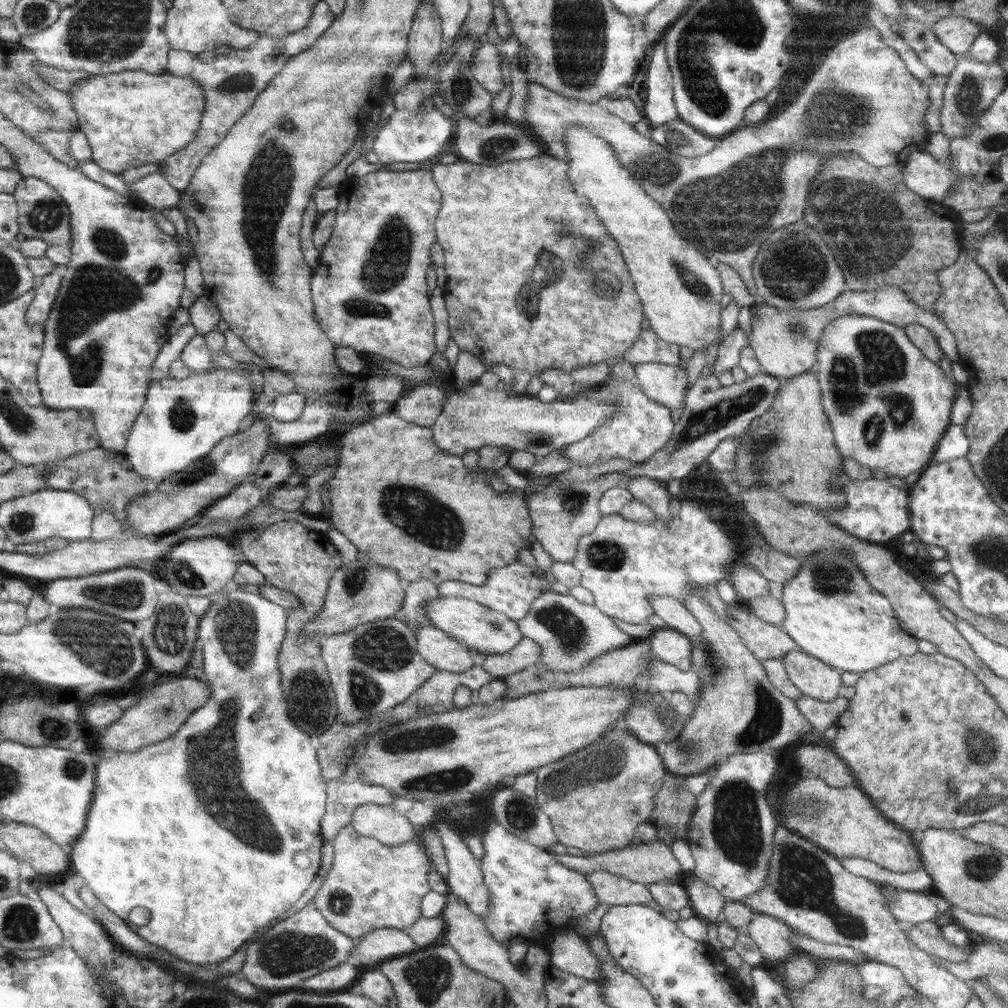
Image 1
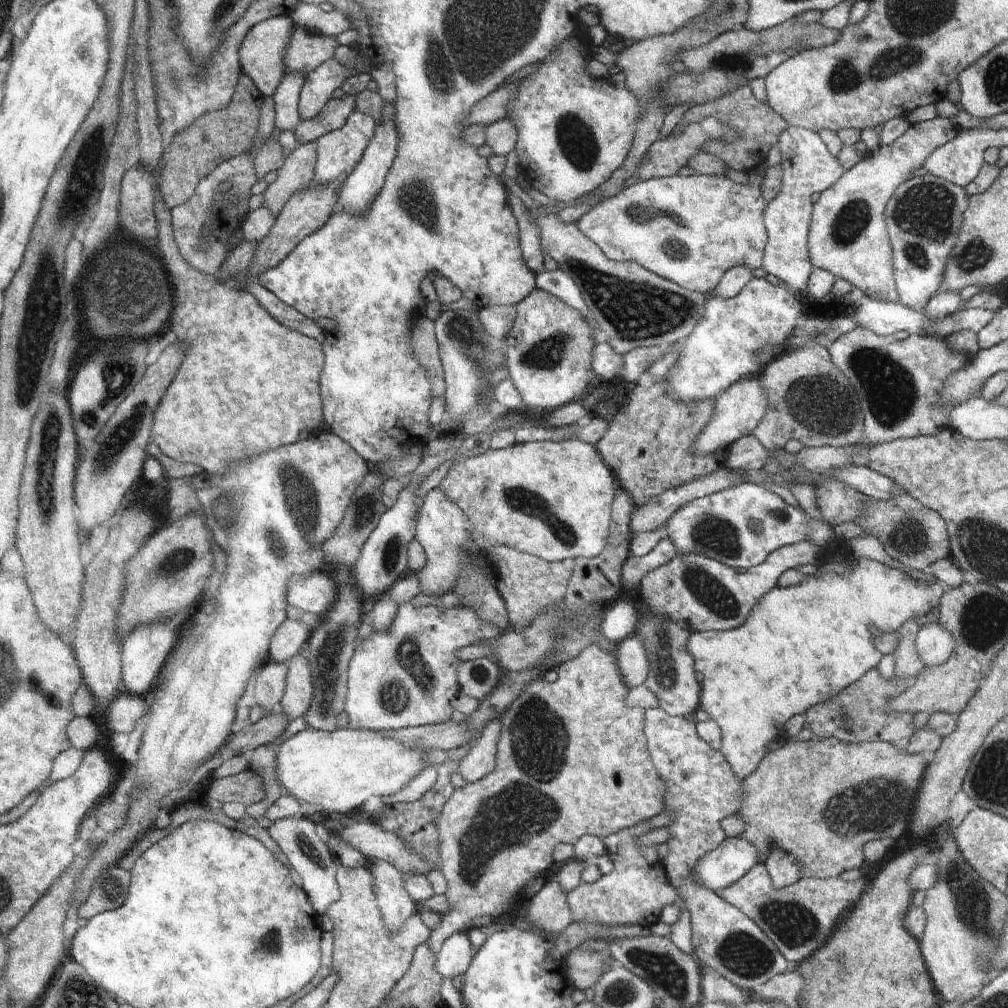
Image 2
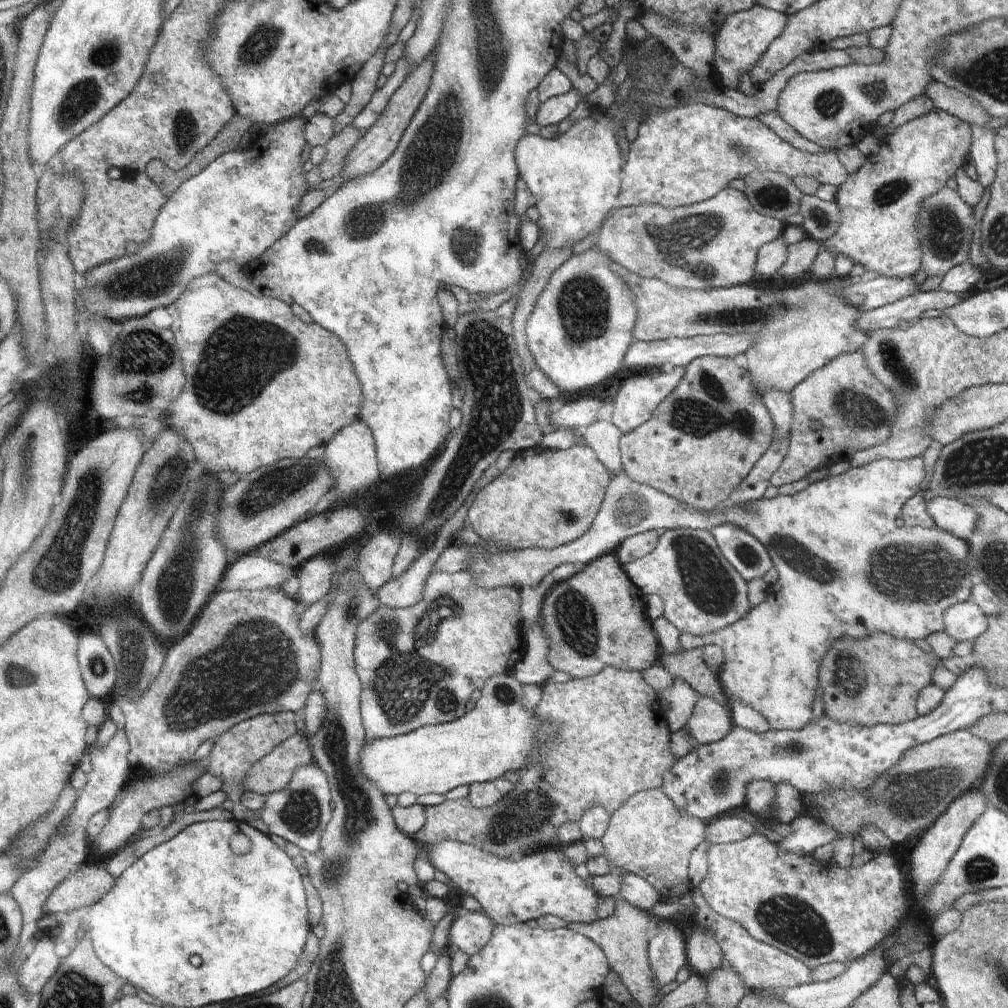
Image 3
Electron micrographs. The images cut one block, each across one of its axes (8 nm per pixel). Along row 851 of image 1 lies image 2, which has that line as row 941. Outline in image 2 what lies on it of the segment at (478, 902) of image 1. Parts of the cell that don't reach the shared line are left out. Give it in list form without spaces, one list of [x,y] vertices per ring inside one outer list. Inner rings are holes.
[[[456,932],[441,944],[440,952],[435,955],[436,972],[444,980],[462,976],[470,966],[475,955],[467,932]]]

